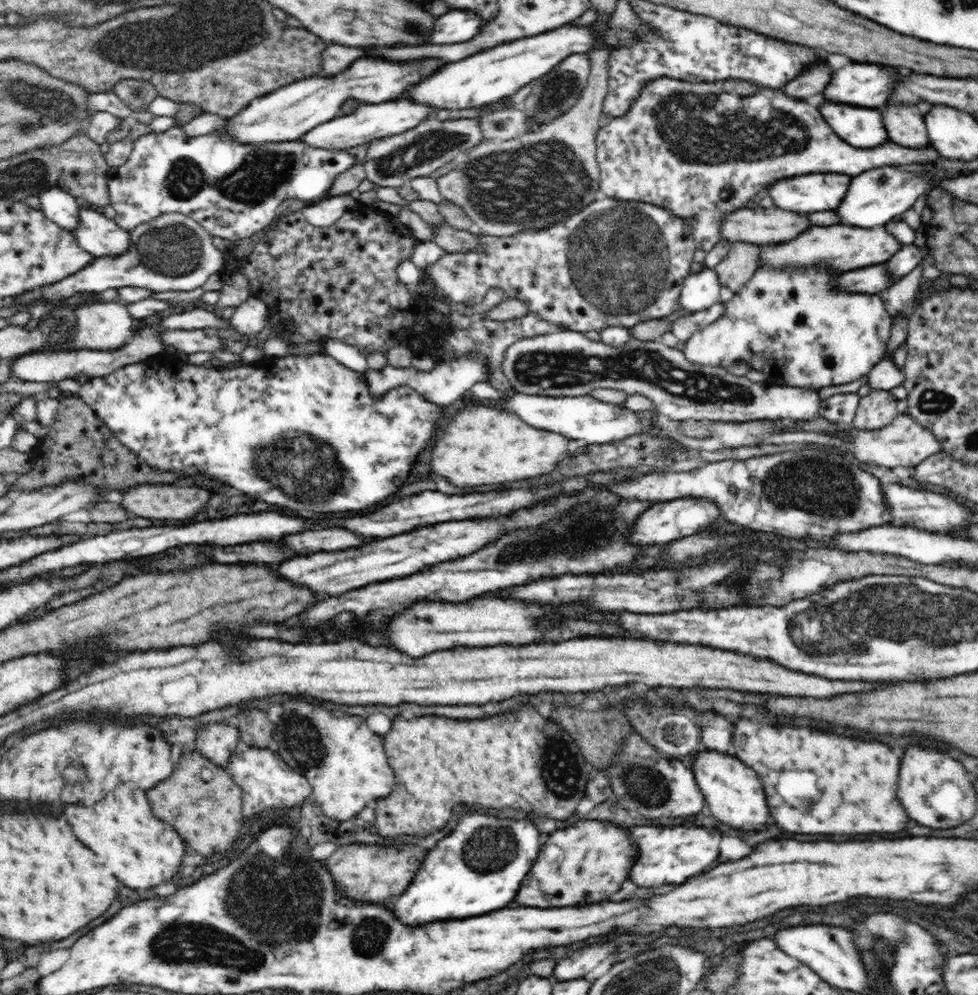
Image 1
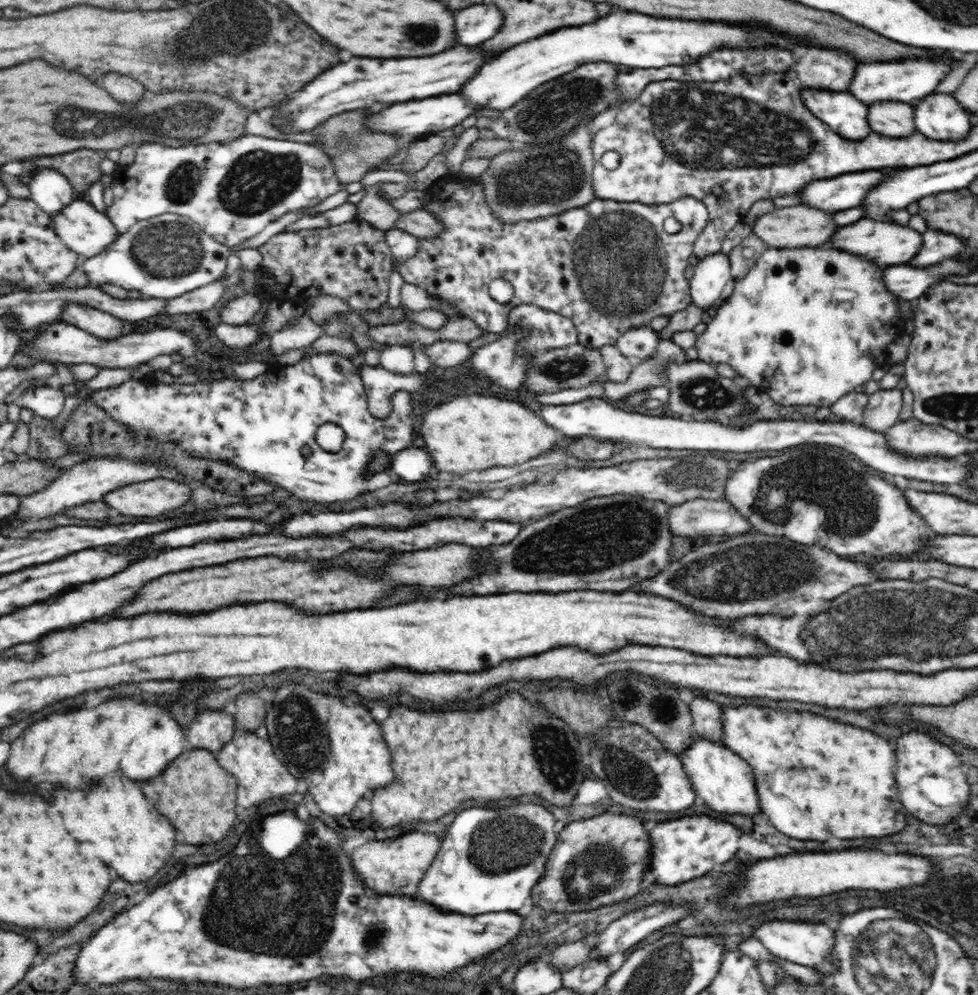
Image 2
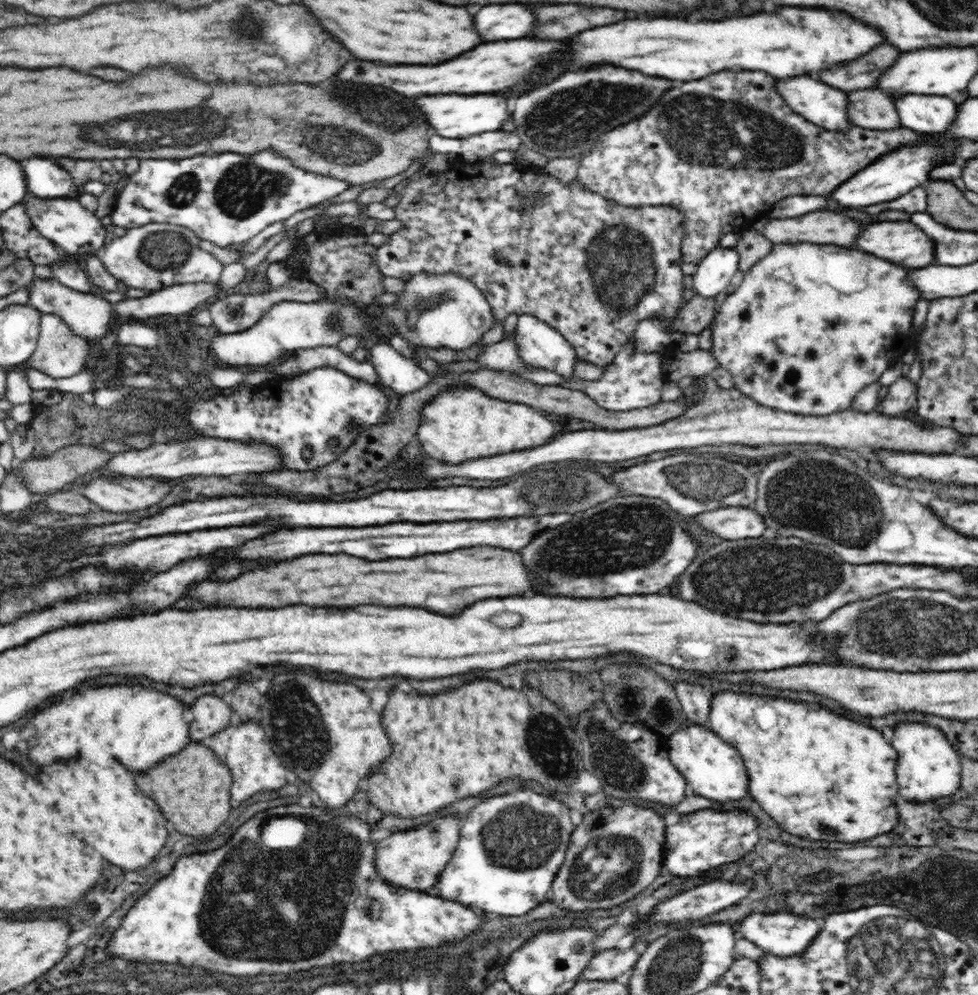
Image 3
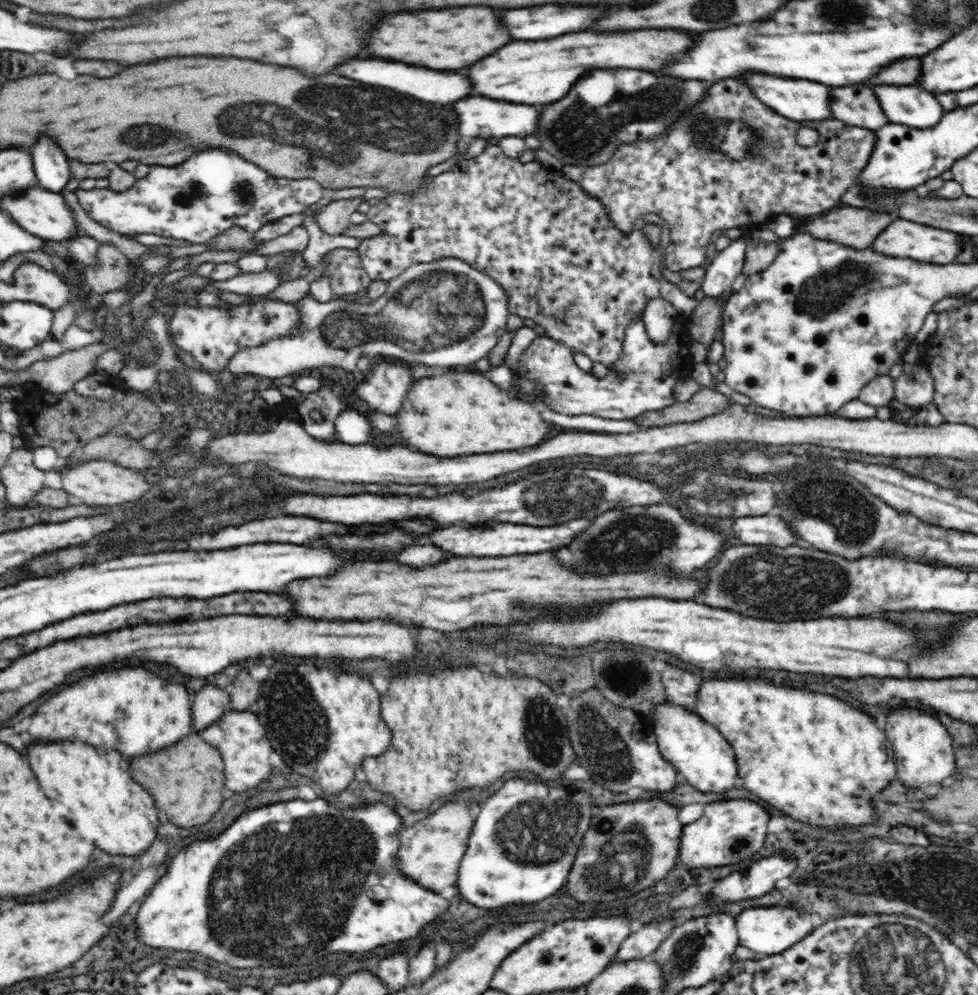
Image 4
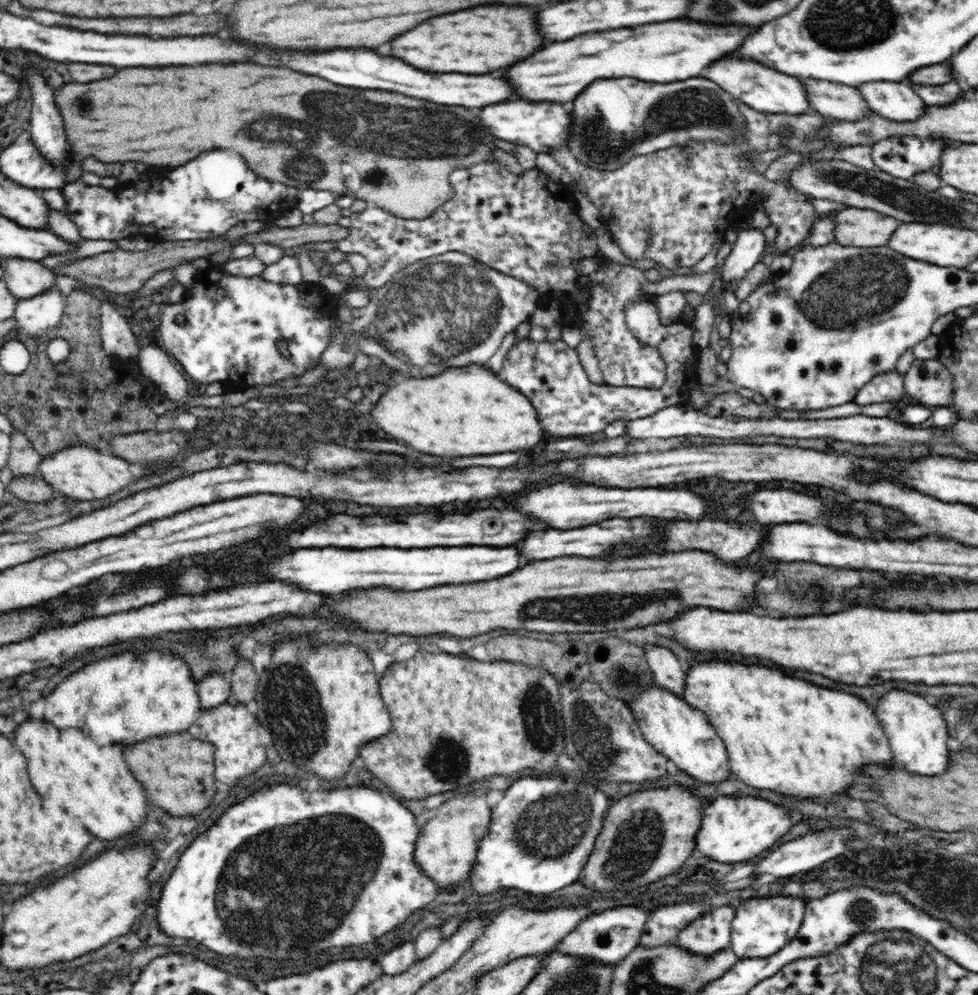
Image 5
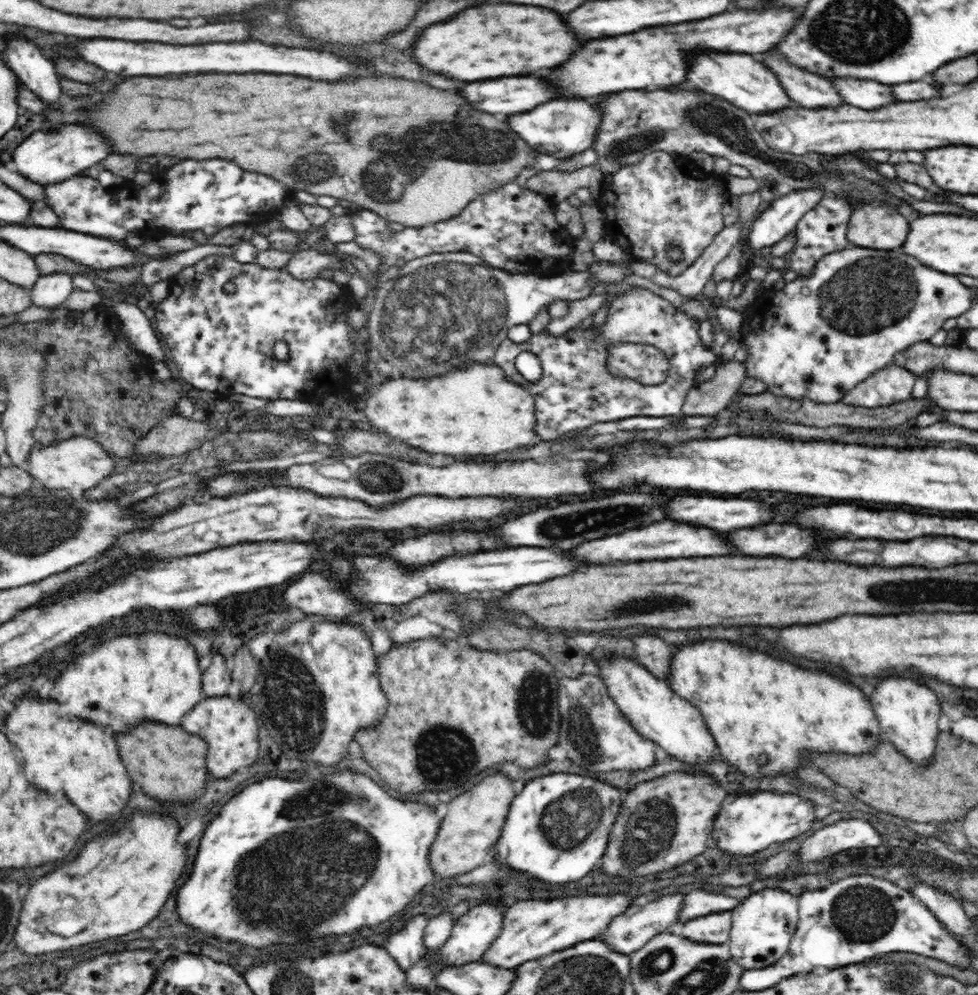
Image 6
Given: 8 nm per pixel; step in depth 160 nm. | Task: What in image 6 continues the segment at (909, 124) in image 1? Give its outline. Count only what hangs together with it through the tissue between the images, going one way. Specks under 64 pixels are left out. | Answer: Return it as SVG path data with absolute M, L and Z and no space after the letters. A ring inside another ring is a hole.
M770 52L758 53L754 58L762 60L768 68L774 70L782 88L795 106L813 109L836 108L845 103L842 102L842 98L838 98L836 88L826 78L806 72L802 68L796 68L794 64L790 64L778 54L770 56Z

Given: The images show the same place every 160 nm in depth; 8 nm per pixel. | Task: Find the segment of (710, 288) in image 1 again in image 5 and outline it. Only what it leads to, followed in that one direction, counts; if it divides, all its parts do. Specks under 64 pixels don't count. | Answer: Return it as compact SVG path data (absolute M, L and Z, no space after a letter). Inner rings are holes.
M748 227L738 231L737 240L721 268L726 289L741 279L763 255L766 238L763 230Z

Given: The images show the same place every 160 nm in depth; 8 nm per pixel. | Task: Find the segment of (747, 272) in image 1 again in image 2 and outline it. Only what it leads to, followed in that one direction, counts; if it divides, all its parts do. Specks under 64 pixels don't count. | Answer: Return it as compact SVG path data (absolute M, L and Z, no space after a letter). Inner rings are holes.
M751 232L727 254L731 266L730 276L735 282L757 263L758 257L767 247L760 237Z

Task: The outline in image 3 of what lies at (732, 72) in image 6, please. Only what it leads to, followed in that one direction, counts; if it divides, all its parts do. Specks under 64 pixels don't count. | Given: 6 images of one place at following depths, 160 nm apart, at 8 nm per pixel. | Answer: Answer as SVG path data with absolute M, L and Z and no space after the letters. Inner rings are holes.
M808 76L776 84L778 94L790 107L812 124L829 131L845 131L852 125L846 114L846 94Z

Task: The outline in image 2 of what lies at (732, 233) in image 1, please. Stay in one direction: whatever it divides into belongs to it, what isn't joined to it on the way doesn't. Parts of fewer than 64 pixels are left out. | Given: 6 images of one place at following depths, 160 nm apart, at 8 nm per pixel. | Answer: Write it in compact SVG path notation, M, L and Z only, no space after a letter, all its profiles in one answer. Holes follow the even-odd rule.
M808 206L792 208L774 208L772 212L762 215L751 227L752 233L772 248L792 248L792 246L820 246L832 240L832 234L840 228L824 210Z

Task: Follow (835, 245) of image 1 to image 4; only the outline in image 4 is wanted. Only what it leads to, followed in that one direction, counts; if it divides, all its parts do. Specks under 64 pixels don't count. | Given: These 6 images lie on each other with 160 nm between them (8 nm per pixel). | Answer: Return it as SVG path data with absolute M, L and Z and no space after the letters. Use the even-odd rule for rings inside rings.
M896 220L894 224L890 224L890 228L886 228L886 232L878 236L878 240L874 242L874 250L896 258L914 258L923 263L950 264L959 261L958 256L962 252L960 238L962 236L955 232L928 228L924 224L914 224L910 220Z

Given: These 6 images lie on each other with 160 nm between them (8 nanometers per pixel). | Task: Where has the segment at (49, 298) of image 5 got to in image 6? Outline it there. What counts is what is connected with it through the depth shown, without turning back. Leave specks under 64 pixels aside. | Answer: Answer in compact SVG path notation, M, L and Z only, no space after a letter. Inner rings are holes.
M54 273L41 275L30 292L32 305L46 308L60 308L60 305L72 292L72 275Z

